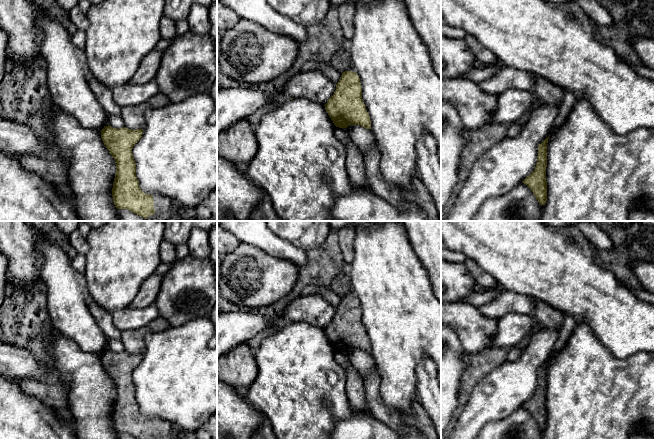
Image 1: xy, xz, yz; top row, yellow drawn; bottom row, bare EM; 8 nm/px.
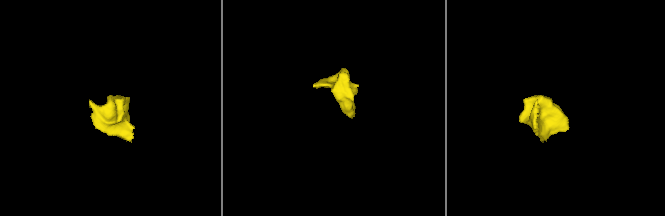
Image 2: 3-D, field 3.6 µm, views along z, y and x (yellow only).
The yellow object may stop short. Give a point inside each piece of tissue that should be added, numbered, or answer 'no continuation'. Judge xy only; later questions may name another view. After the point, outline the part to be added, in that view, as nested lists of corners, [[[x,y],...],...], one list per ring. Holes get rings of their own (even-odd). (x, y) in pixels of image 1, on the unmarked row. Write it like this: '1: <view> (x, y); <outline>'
1: xy (163, 430); [[[153,419],[154,433],[156,439],[172,439],[172,426],[171,423],[162,419]]]

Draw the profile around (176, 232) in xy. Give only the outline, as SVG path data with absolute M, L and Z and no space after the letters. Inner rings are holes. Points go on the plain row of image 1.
M162 221L164 224L164 240L174 245L186 244L193 229L210 231L217 221Z

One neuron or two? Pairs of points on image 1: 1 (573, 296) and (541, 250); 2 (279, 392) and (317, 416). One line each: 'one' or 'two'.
1: one
2: one

